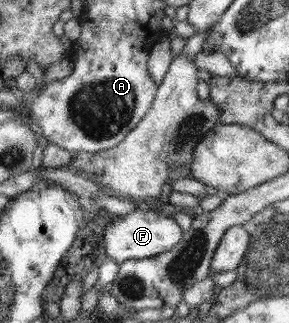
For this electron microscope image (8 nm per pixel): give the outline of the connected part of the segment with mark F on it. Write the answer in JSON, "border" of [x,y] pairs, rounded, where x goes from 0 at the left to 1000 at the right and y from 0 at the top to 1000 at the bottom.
{"border":[[[474,644],[467,653],[426,669],[398,669],[398,681],[363,706],[356,718],[356,752],[363,780],[405,814],[439,805],[540,796],[543,786],[592,774],[612,762],[633,737],[633,709],[602,675],[557,666],[529,647],[495,650]]]}

